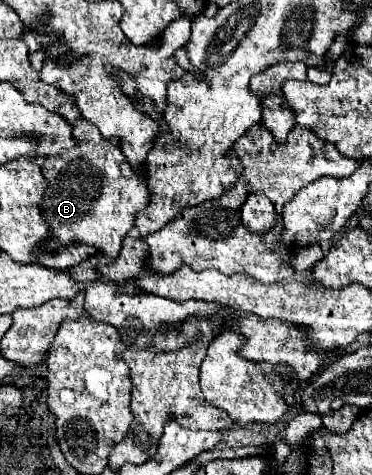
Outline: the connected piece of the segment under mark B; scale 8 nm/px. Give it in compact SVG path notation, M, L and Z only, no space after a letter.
M87 120L73 124L73 138L75 146L71 150L59 156L47 156L41 164L41 172L47 180L41 208L51 234L39 248L43 248L43 252L53 252L69 244L89 244L97 248L99 252L91 258L63 270L75 282L95 282L101 280L97 272L99 262L113 262L119 256L121 242L131 230L135 216L149 204L149 192L147 180L131 170L119 148L119 140L103 138Z

